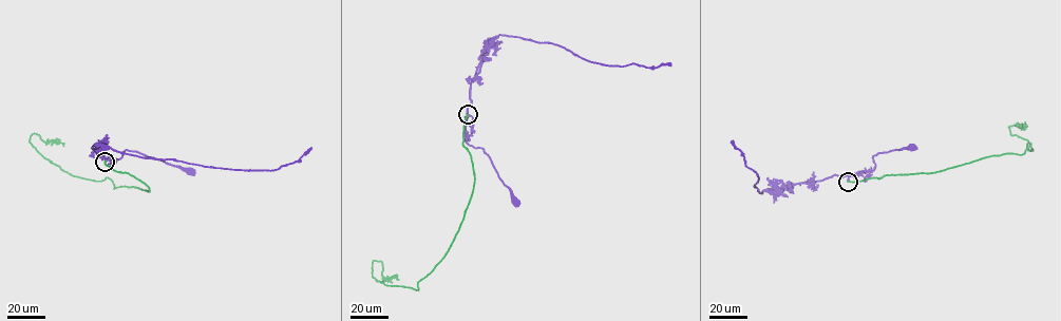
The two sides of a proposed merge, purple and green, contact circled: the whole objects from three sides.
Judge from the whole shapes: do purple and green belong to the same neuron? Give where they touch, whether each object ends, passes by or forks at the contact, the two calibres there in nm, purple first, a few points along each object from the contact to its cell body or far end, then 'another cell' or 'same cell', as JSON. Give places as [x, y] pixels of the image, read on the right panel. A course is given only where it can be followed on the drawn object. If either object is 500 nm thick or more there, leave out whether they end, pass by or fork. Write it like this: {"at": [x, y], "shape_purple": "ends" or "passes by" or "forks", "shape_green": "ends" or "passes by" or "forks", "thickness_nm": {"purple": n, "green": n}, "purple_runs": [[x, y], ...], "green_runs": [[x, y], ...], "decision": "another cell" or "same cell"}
{"at": [848, 182], "shape_purple": "ends", "shape_green": "ends", "thickness_nm": {"purple": 280, "green": 320}, "purple_runs": [[848, 182], [850, 175], [857, 177], [858, 172], [872, 171], [874, 155], [911, 148]], "green_runs": [[848, 182], [1020, 155], [1027, 144], [1033, 151], [1026, 139], [1010, 134], [1008, 127], [1021, 127]], "decision": "another cell"}

